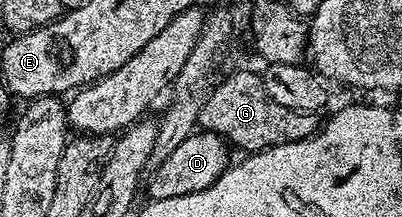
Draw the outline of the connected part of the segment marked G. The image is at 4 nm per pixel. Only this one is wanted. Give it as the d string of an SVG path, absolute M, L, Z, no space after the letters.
M235 72L227 77L221 84L216 83L211 89L209 98L205 106L201 106L198 127L204 132L214 132L228 145L244 148L244 153L263 152L266 148L281 146L289 142L301 142L309 138L314 132L318 132L321 127L321 120L314 112L298 112L289 110L289 106L281 106L278 102L273 102L269 94L265 94L262 75L256 72Z

